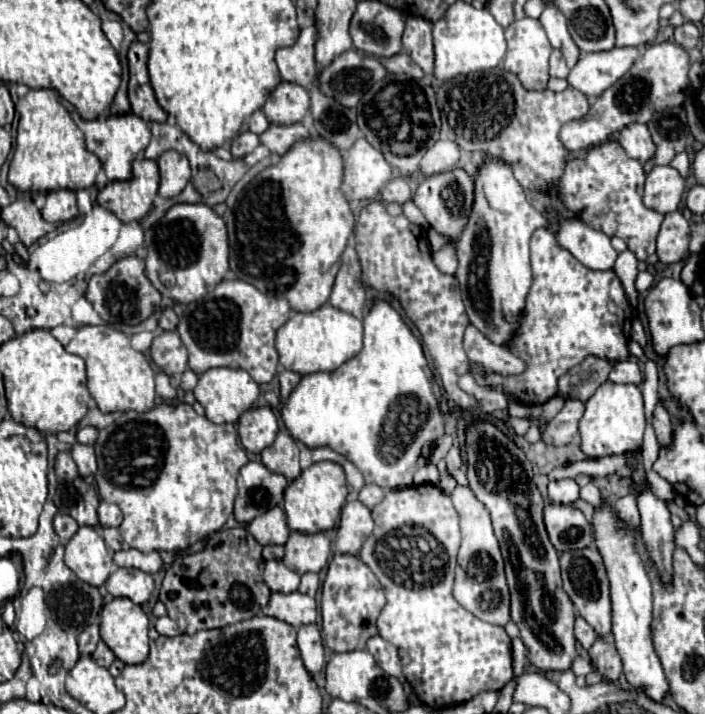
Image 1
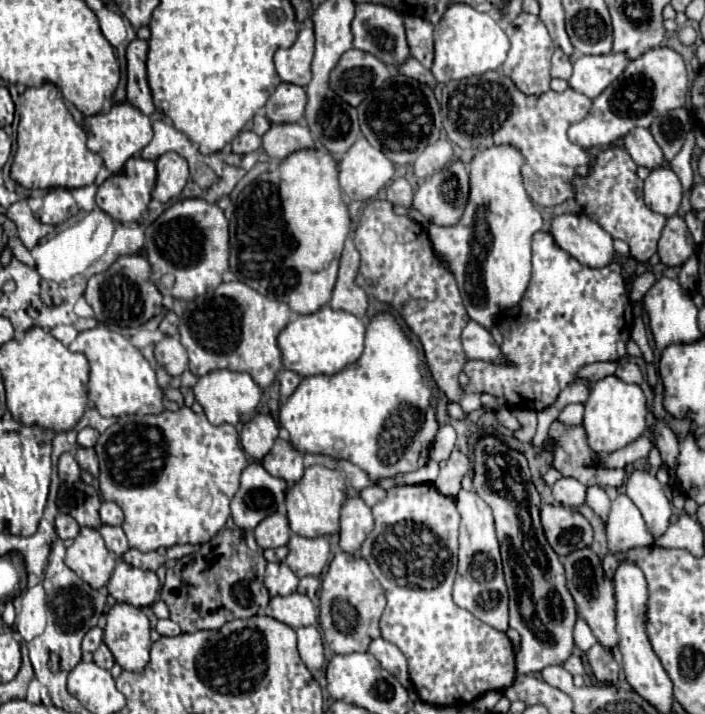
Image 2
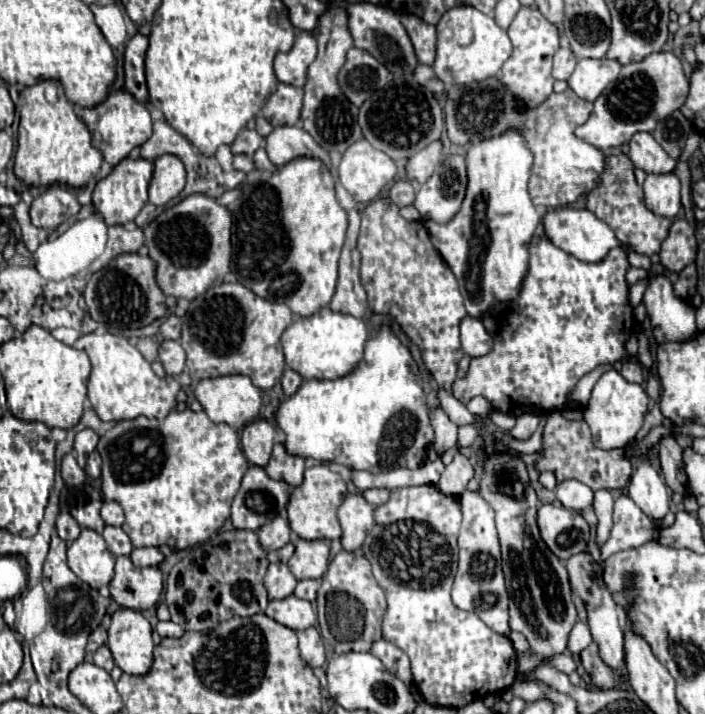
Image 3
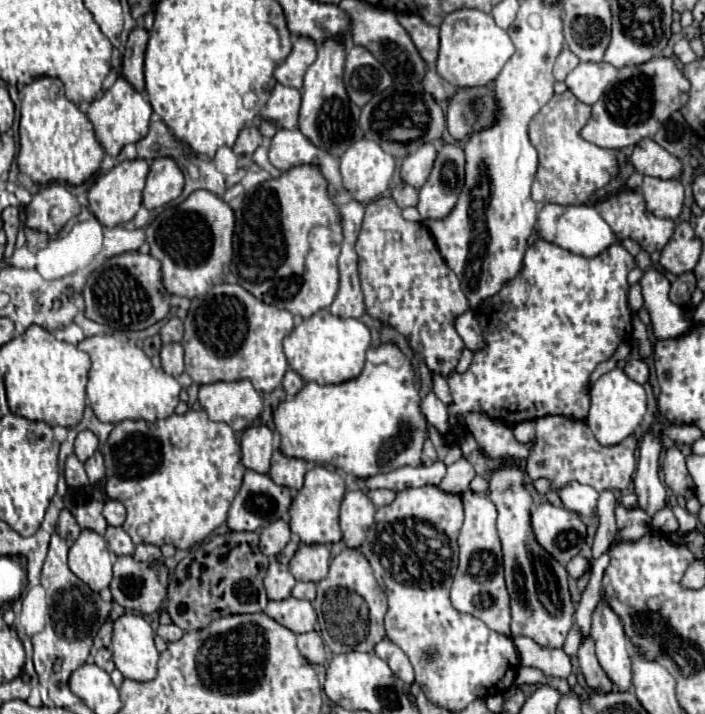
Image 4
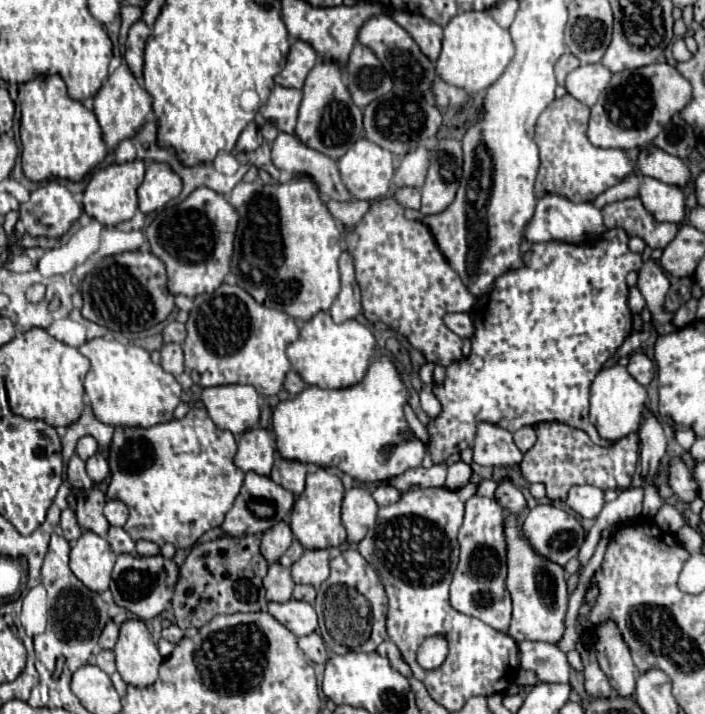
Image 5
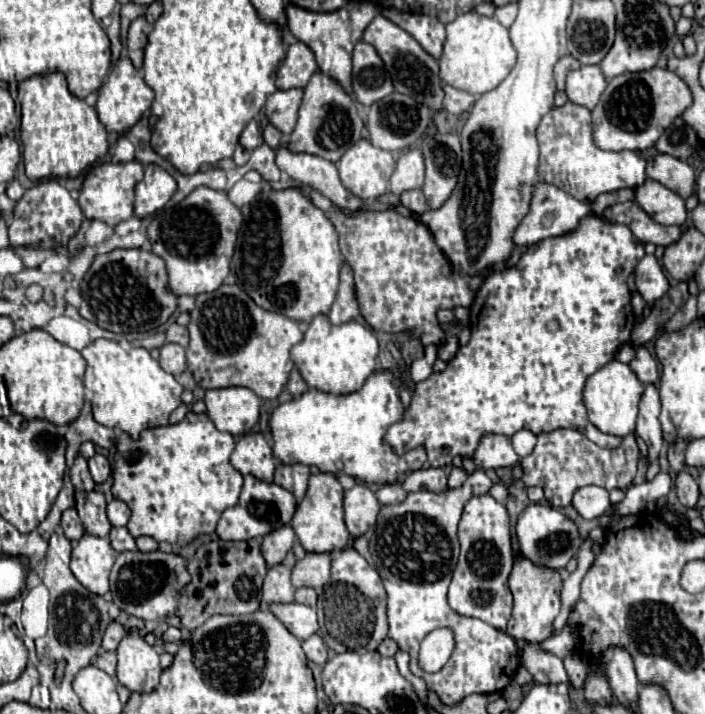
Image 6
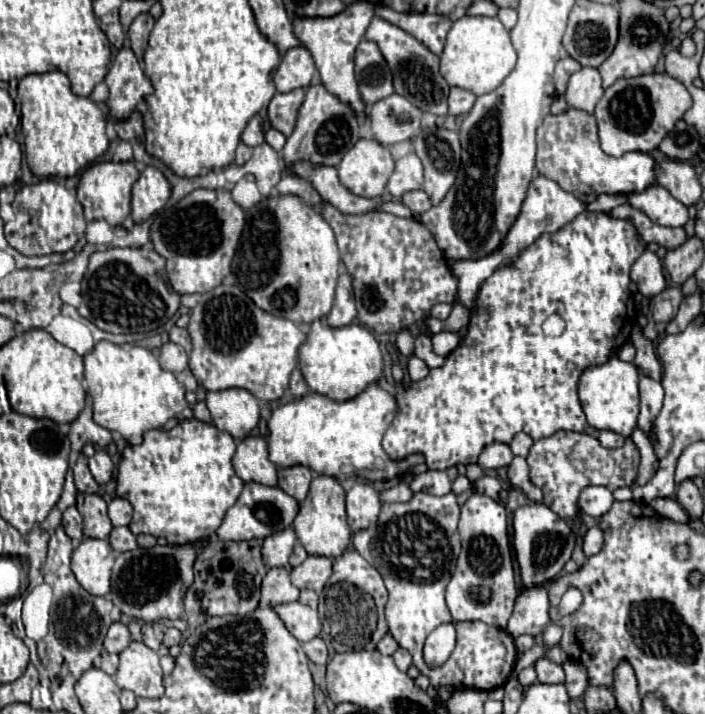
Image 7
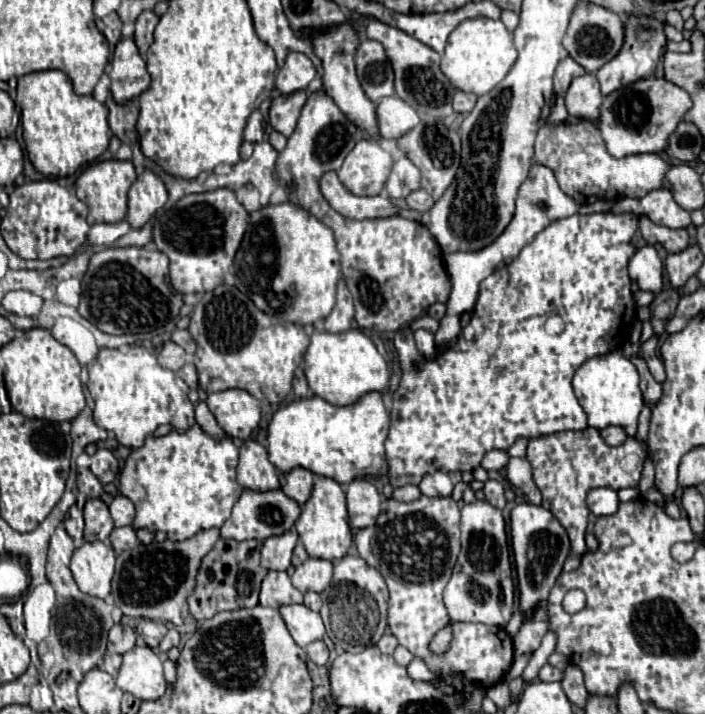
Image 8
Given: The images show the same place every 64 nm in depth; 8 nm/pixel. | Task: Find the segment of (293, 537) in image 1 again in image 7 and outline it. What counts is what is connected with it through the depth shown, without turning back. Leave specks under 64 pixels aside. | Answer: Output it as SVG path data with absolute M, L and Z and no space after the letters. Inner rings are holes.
M308 556L300 566L292 570L292 584L296 588L310 588L322 592L332 574L332 558L326 556Z

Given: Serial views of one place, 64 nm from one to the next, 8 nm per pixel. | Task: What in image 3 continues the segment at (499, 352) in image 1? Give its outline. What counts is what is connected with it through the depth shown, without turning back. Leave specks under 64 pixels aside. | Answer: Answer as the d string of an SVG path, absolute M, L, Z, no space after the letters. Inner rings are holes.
M466 316L460 324L460 338L462 338L462 350L470 358L486 356L490 348L494 348L492 336L486 332L484 324L472 316Z

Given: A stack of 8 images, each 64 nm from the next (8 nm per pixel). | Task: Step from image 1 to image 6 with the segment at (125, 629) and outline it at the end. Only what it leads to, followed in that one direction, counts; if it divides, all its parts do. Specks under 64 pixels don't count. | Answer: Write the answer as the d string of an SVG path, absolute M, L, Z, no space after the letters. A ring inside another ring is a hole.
M132 628L118 644L118 680L134 692L152 692L158 686L162 672L158 652Z

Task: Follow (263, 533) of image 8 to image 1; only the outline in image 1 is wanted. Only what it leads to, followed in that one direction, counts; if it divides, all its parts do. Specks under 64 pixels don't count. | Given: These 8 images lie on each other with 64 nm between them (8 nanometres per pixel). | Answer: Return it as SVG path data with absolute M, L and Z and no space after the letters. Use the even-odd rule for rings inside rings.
M248 462L238 476L238 494L234 516L238 522L250 522L270 508L282 504L288 480L270 472L262 462Z

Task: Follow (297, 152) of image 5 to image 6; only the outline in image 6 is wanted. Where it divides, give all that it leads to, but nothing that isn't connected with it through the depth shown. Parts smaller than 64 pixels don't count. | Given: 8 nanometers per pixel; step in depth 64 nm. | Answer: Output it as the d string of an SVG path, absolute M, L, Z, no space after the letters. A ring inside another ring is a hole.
M282 140L276 150L276 164L280 170L288 172L294 182L314 188L344 210L356 210L362 206L362 200L342 186L338 170L330 160L322 160L320 156L310 156L306 152L292 152L288 140Z

